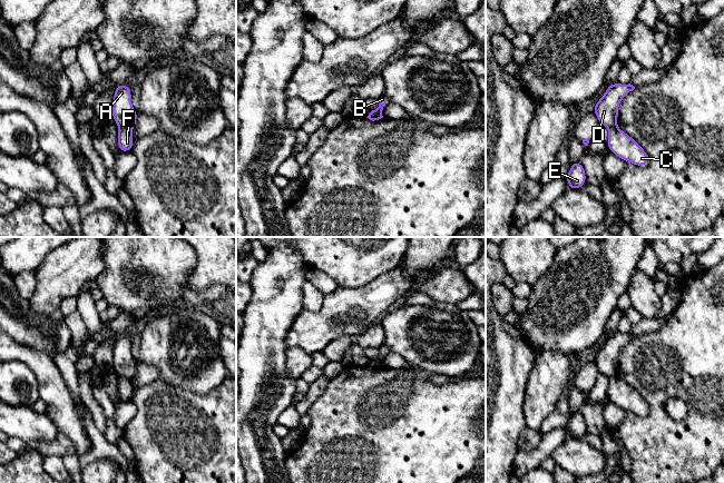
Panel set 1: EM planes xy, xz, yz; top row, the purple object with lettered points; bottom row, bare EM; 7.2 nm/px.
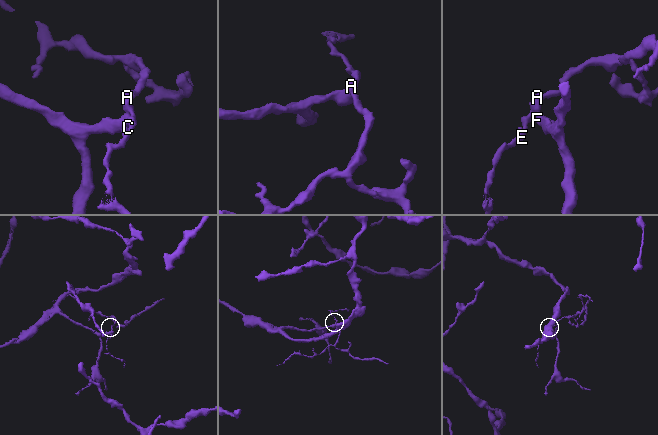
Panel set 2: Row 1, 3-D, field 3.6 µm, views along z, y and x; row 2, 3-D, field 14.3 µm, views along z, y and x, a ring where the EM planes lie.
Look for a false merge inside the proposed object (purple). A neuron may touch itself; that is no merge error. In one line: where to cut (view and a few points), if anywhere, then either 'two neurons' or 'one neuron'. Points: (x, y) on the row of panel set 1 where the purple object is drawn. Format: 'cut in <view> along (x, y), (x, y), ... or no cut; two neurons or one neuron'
cut in xy along (119, 126), (130, 130); two neurons

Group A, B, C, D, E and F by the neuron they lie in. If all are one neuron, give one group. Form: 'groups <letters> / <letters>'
groups A B D E / C F

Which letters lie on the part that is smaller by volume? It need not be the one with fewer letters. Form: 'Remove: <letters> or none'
Remove: A, B, D, E

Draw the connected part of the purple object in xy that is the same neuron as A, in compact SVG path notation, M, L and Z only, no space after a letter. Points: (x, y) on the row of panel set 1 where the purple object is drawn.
M128 83L115 87L112 101L112 120L123 128L131 130L137 122L138 114L131 105L131 91Z

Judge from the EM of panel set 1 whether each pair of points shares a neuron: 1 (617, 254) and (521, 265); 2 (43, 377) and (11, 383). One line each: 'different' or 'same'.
1: different
2: different

